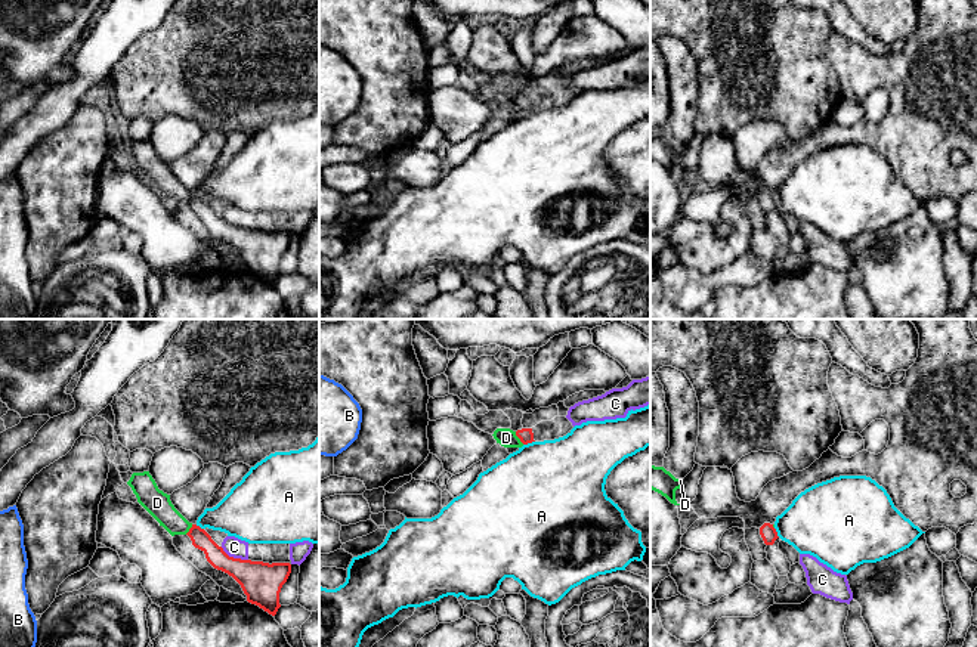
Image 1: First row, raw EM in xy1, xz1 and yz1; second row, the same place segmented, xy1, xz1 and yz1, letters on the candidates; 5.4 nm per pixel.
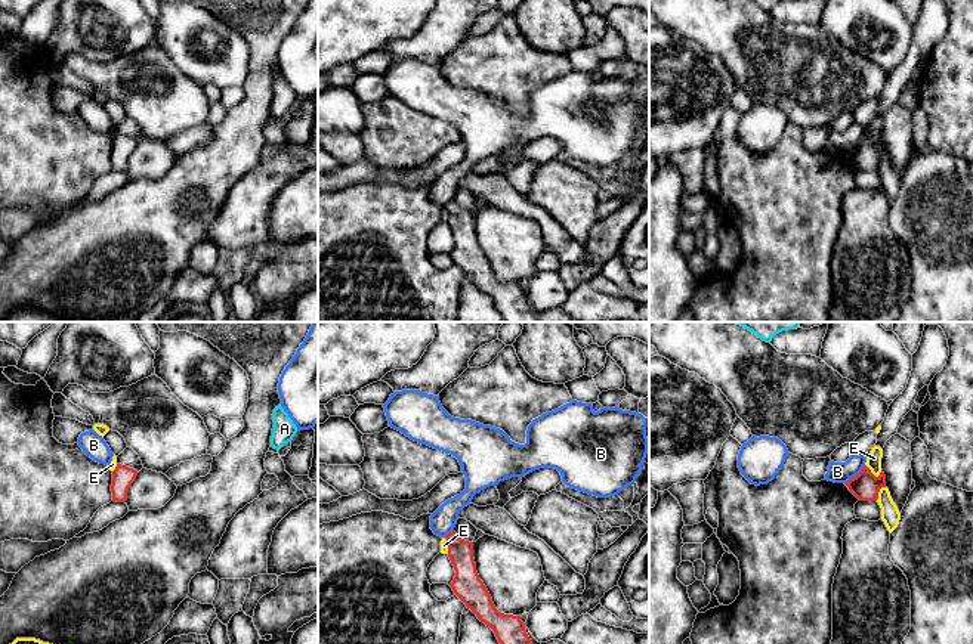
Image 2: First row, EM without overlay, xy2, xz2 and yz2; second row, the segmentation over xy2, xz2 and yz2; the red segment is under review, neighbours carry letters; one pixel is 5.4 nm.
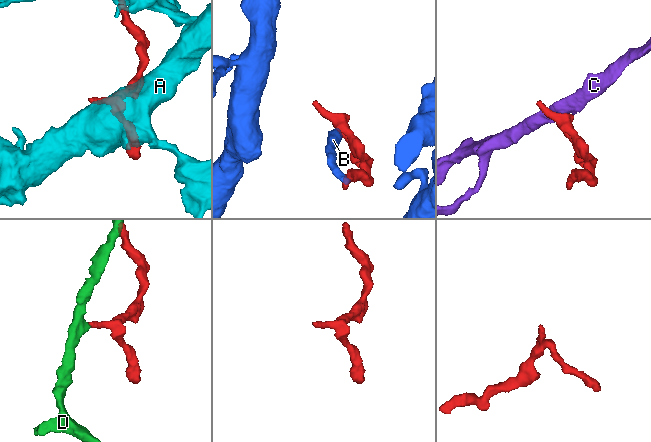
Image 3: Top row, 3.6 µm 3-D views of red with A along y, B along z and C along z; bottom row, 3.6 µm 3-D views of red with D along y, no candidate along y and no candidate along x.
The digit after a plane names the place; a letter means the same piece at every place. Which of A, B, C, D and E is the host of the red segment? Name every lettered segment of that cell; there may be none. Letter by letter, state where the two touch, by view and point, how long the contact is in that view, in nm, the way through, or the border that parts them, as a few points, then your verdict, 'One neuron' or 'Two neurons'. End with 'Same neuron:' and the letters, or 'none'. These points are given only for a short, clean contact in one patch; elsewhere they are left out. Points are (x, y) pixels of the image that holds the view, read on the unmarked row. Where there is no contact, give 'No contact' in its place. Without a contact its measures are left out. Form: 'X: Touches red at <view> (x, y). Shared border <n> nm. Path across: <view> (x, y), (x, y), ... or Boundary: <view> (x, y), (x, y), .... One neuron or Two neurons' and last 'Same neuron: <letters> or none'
A: Touches red at xz1 (528, 111). Shared border 70 nm. Boundary: xz1 (534, 110), (523, 114). Two neurons
B: Touches red at yz2 (856, 145). Shared border 160 nm. Boundary: yz2 (864, 133), (845, 152). Two neurons
C: Touches red at xy1 (232, 226). Shared border 170 nm. Boundary: xy1 (220, 216), (229, 225), (247, 229). Two neurons
D: Touches red at xz1 (518, 105). Shared border 90 nm. Boundary: xz1 (515, 101), (523, 113). Two neurons
E: Touches red at yz2 (871, 142). Shared border 110 nm. Boundary: yz2 (865, 133), (876, 145), (880, 144). Two neurons
Same neuron: none

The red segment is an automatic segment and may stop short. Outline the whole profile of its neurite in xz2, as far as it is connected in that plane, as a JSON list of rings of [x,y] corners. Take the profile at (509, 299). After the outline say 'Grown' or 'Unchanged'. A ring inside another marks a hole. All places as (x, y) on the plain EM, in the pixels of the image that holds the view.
[[[454,199],[445,205],[448,226],[455,245],[450,256],[476,287],[489,295],[504,322],[535,322],[521,285],[500,282],[479,248],[473,227],[473,211],[461,208]]]. Unchanged

